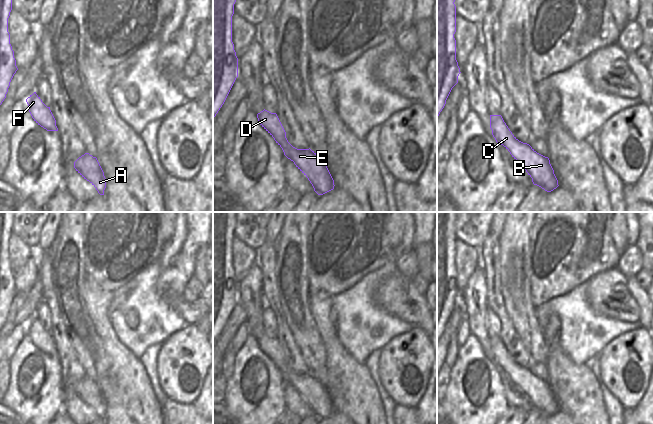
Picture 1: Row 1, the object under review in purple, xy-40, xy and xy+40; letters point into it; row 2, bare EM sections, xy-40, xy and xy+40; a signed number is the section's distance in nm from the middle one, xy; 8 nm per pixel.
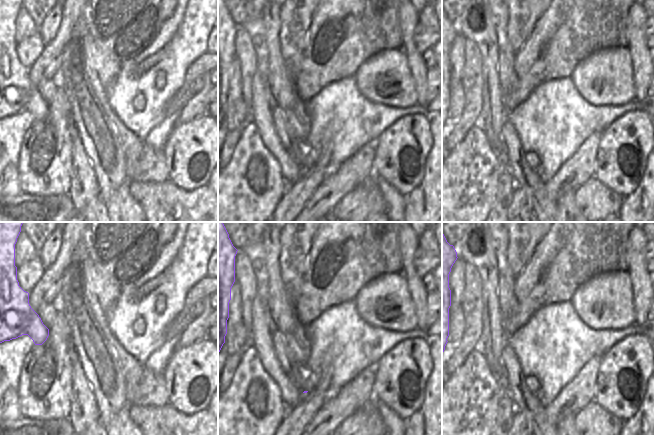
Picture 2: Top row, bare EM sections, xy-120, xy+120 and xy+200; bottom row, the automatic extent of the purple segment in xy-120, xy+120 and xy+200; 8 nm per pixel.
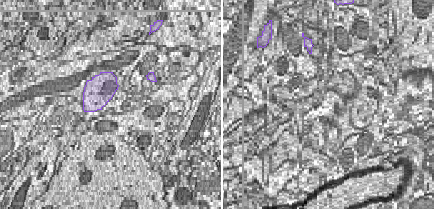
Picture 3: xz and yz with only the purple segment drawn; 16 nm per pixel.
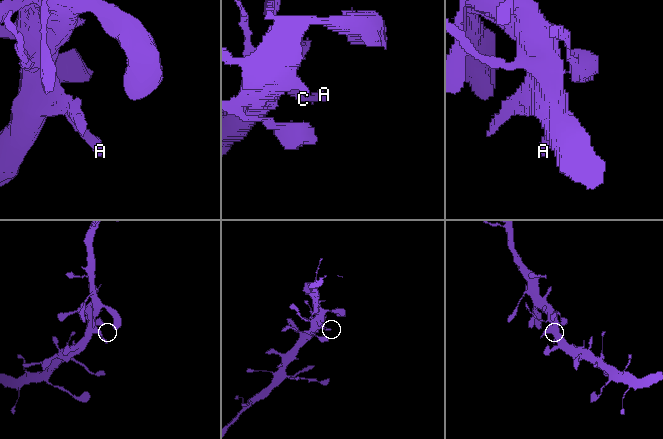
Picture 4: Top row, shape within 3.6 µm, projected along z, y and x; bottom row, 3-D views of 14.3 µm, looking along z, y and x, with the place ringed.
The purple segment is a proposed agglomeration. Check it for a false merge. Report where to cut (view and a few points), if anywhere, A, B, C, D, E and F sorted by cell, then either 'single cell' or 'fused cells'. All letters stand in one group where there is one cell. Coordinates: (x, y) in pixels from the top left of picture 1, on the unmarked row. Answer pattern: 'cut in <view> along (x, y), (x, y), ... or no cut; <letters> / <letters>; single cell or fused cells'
no cut; A B C D E F; single cell

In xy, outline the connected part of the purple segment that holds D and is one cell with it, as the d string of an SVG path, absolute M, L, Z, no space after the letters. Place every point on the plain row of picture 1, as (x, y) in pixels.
M263 334L257 338L260 349L282 372L284 379L308 402L314 415L323 419L334 413L334 404L326 387L310 372L297 373L286 362L286 356L276 337Z

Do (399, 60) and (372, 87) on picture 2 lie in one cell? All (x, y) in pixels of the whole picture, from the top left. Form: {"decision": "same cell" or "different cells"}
{"decision": "same cell"}

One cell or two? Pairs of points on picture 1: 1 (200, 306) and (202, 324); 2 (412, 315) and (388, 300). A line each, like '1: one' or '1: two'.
1: two
2: one

